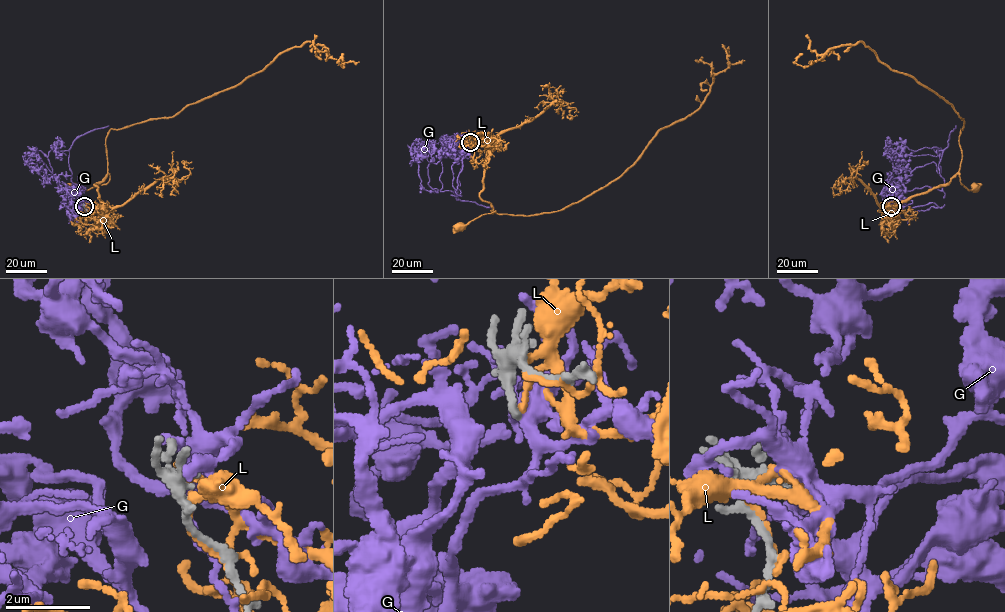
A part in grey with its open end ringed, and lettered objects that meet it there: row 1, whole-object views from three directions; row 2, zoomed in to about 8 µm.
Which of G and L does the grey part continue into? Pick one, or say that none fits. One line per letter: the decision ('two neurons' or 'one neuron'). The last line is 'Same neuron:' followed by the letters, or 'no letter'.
G: one neuron
L: two neurons
Same neuron: G

